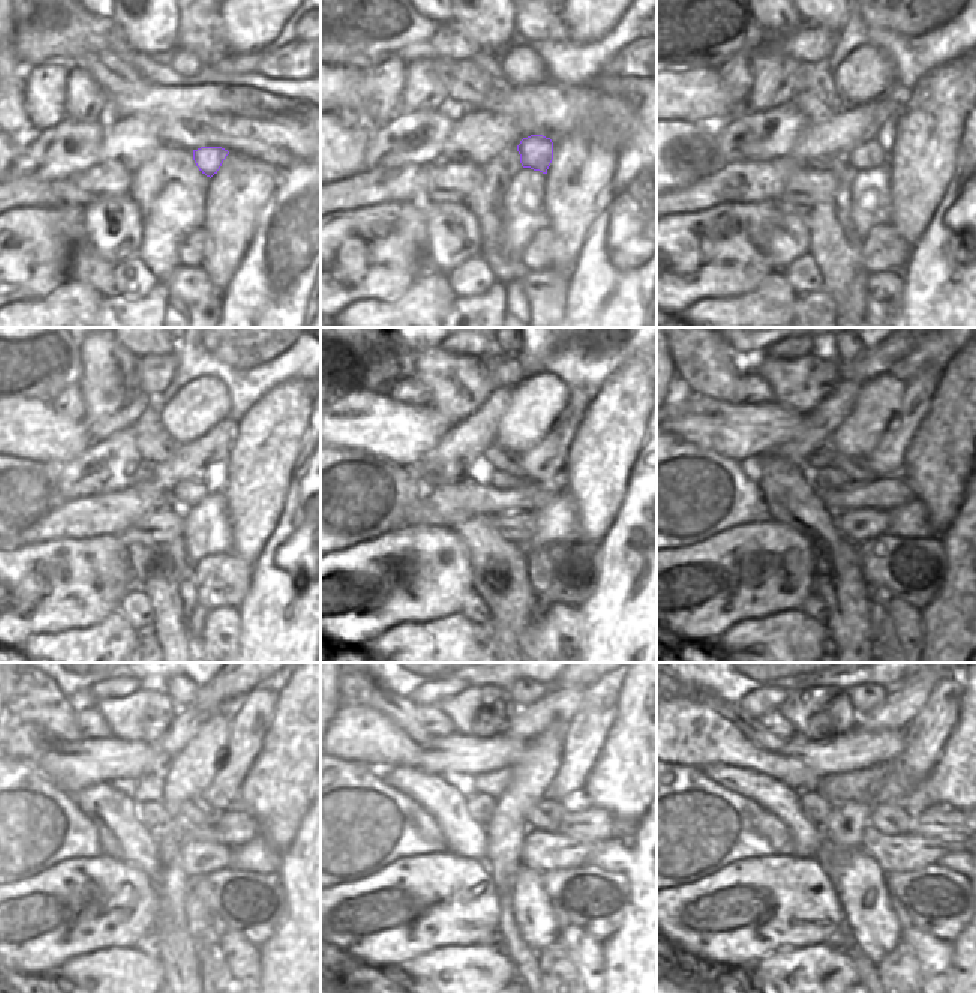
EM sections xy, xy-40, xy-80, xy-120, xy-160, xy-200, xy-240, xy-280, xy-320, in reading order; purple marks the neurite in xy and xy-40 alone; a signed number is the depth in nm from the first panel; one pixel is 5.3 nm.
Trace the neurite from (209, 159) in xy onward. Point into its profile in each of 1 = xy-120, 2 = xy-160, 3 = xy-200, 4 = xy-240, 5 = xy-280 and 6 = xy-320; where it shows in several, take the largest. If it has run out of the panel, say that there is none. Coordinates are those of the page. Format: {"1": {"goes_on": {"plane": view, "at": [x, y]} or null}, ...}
{"1": {"goes_on": {"plane": "xy-120", "at": [188, 494]}}, "2": {"goes_on": {"plane": "xy-160", "at": [496, 479]}}, "3": {"goes_on": {"plane": "xy-200", "at": [828, 477]}}, "4": {"goes_on": {"plane": "xy-240", "at": [153, 815]}}, "5": {"goes_on": {"plane": "xy-280", "at": [482, 807]}}, "6": {"goes_on": {"plane": "xy-320", "at": [816, 807]}}}

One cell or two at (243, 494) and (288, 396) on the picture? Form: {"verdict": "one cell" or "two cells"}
{"verdict": "one cell"}

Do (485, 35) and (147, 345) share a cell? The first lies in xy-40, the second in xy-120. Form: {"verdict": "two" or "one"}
{"verdict": "one"}

